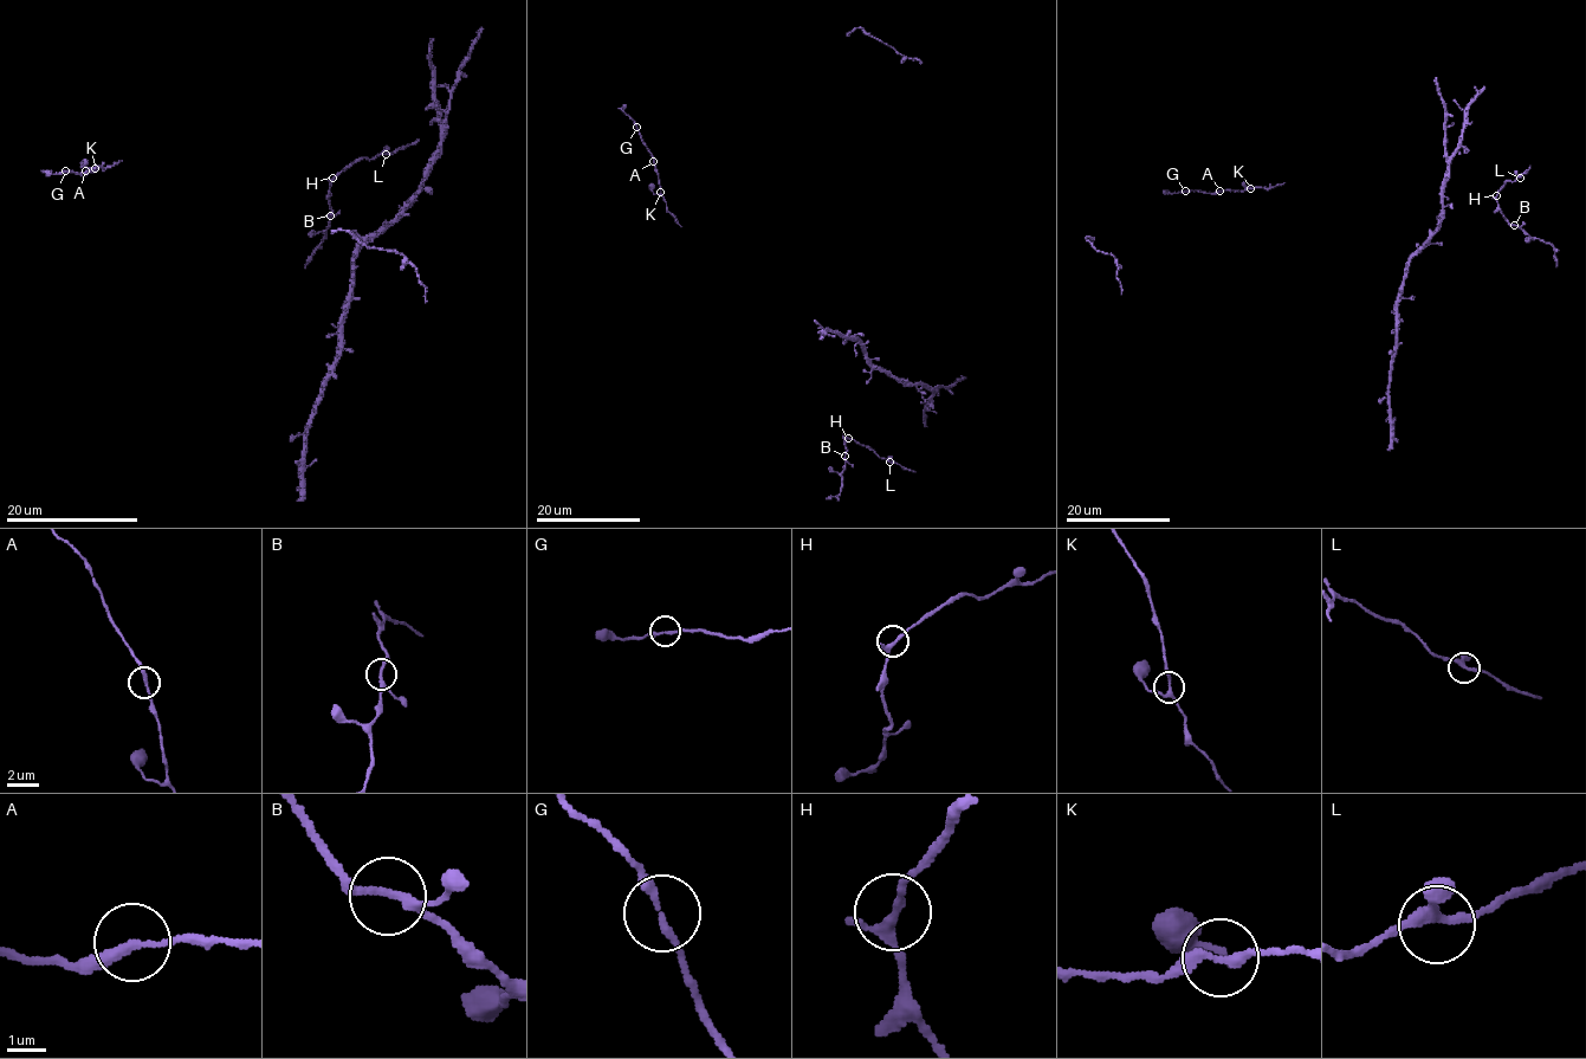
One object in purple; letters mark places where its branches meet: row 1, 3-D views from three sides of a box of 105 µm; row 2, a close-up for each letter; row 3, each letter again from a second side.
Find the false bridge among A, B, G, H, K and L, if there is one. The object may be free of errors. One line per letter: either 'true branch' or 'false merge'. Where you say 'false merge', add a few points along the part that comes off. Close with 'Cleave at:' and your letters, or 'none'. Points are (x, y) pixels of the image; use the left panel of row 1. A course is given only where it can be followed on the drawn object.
A: true branch
B: true branch
G: true branch
H: true branch
K: true branch
L: true branch
Cleave at: none

